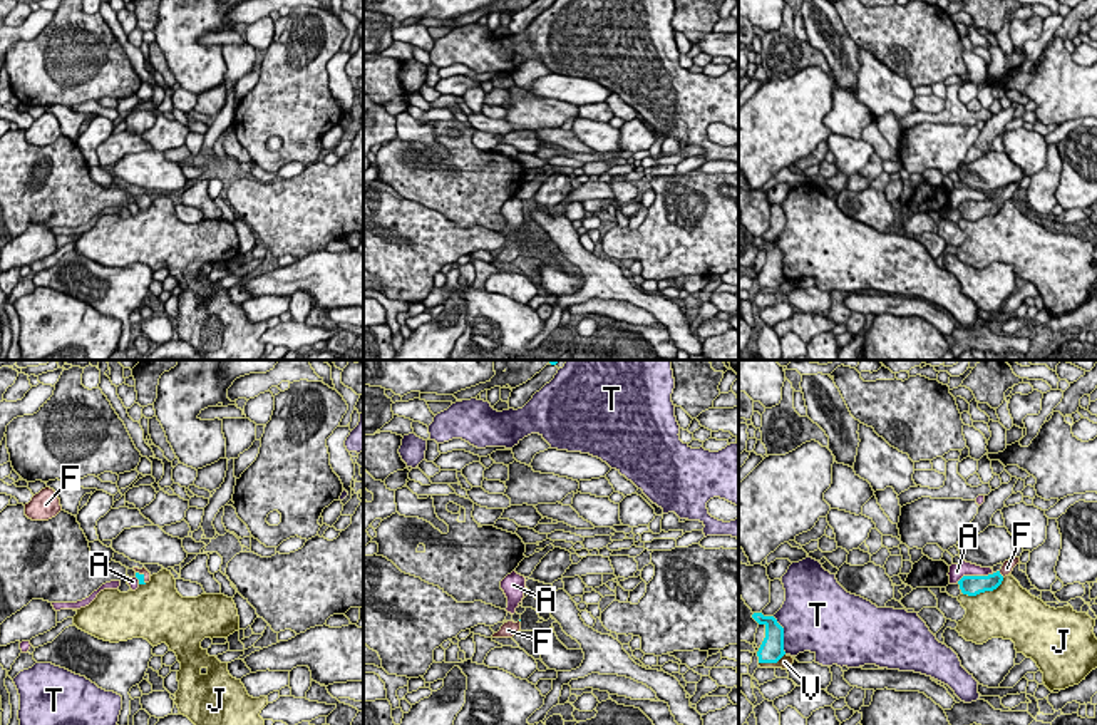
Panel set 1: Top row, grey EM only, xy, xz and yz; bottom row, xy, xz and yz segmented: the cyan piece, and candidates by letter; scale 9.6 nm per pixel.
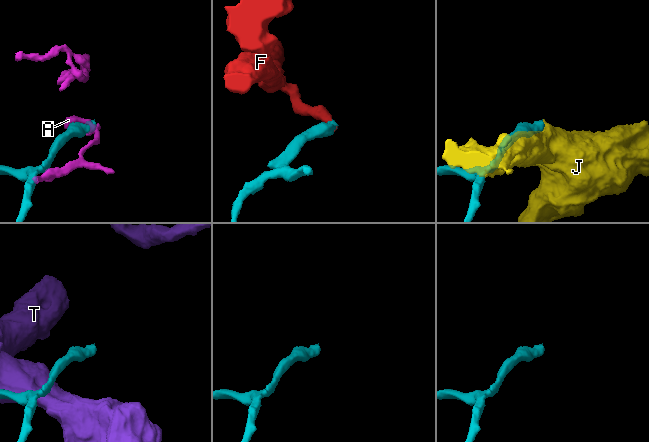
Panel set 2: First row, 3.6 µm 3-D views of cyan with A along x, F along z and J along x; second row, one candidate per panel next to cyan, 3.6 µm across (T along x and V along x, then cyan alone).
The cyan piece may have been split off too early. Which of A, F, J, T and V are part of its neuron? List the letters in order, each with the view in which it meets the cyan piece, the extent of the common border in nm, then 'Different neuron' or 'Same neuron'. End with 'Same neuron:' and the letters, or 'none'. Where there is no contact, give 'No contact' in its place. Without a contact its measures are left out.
A: Touches cyan in yz. Shared border 380 nm. Different neuron
F: Touches cyan in yz. Shared border 80 nm. Same neuron
J: Touches cyan in yz. Shared border 440 nm. Different neuron
T: Touches cyan in yz. Shared border 400 nm. Different neuron
V: Touches cyan in yz. Shared border 280 nm. Different neuron
Same neuron: F

